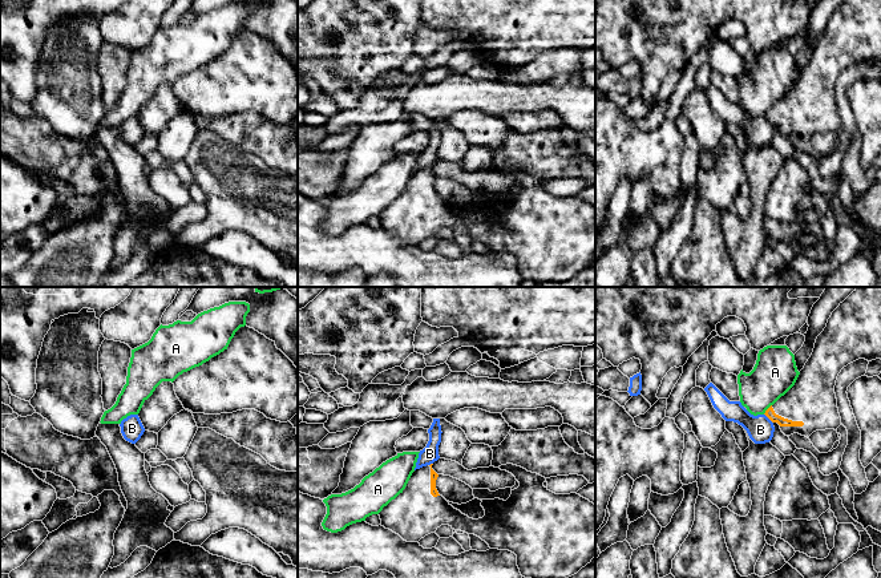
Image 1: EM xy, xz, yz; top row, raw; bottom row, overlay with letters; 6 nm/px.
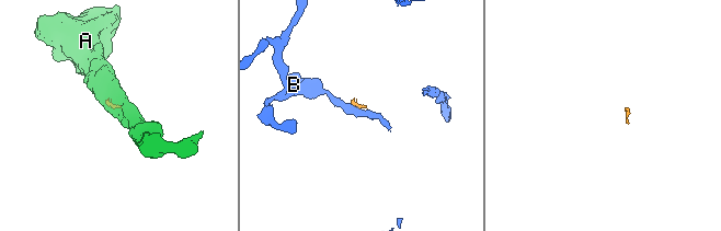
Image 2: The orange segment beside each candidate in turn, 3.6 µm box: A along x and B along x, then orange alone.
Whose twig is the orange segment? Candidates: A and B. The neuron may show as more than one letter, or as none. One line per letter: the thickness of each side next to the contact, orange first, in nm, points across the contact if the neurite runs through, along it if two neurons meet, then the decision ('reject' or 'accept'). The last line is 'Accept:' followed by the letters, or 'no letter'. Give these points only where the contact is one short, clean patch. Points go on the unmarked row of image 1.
A: 60/260 nm | along yz (771, 106), (763, 116) | reject
B: 60/160 nm | along yz (764, 116), (772, 125) | reject
Accept: no letter

